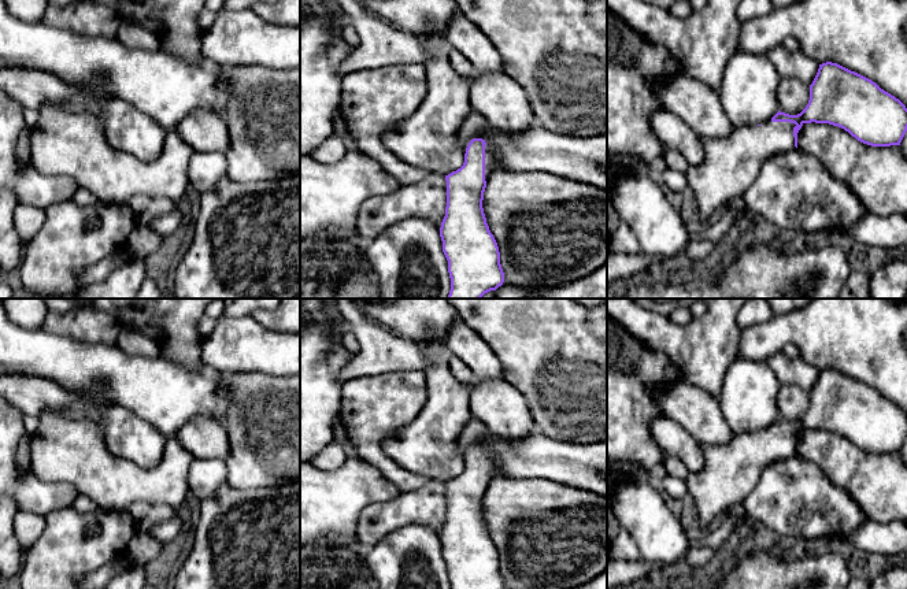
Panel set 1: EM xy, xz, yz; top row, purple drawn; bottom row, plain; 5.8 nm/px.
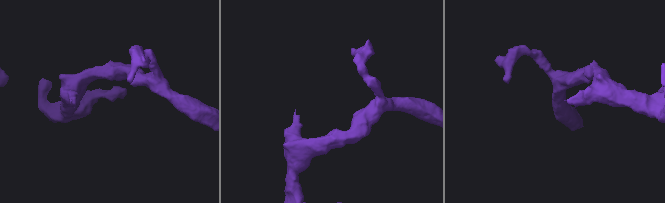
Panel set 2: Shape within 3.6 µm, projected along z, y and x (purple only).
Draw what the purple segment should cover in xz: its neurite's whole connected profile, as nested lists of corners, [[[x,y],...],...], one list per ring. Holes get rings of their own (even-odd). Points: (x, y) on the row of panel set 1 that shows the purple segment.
[[[473,138],[466,148],[463,166],[445,175],[447,207],[440,237],[451,278],[448,299],[481,299],[504,282],[499,247],[482,208],[486,181],[495,170],[500,168],[504,168],[504,164],[497,151],[485,140]]]

